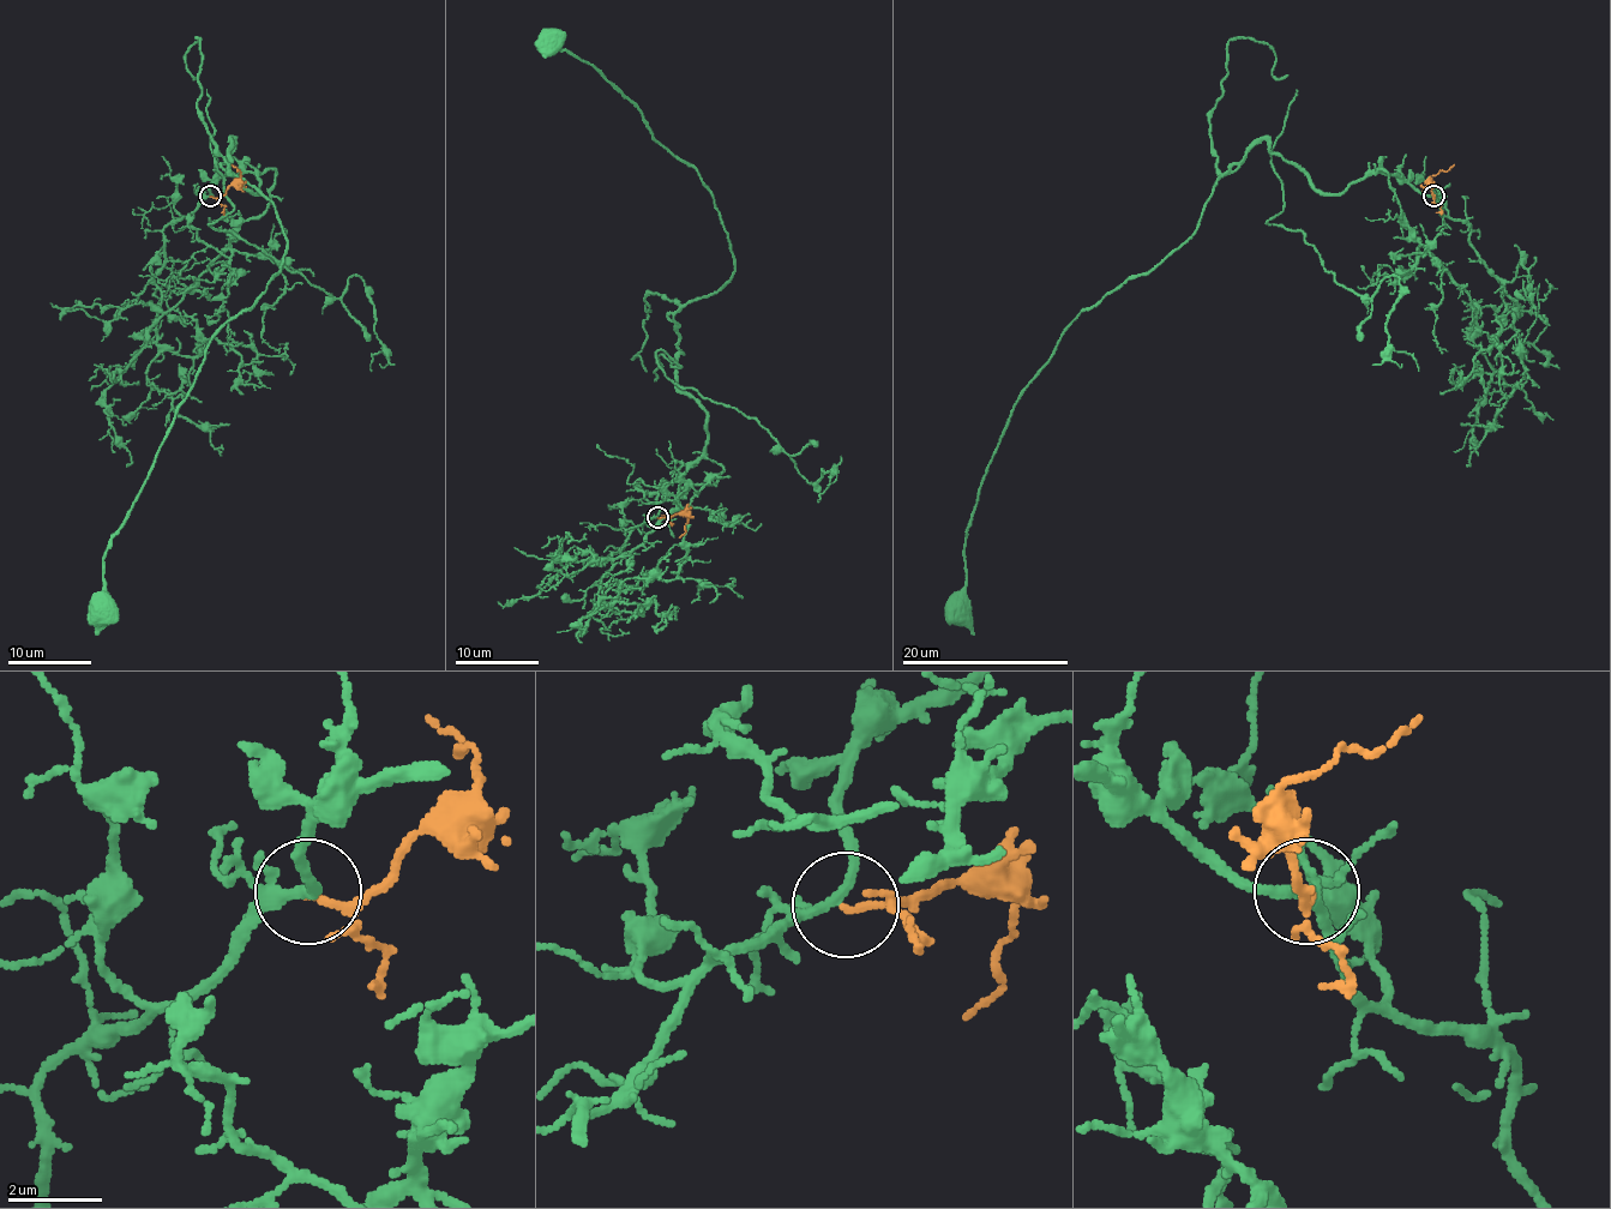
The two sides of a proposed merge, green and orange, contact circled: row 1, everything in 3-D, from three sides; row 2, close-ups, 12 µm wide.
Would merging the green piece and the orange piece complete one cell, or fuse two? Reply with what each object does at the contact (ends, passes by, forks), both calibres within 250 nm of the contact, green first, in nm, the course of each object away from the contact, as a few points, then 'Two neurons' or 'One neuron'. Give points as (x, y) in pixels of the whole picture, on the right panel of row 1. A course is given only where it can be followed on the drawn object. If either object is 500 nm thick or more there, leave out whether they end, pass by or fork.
At the ring green forks. At the ring orange ends. Thickness 190 nm (green) against 140 nm. Course of green: (1434, 196), (1371, 173), (1327, 194), (1260, 140), (1219, 180), (1016, 403), (965, 539), (973, 635). Course of orange: (1434, 196), (1434, 175), (1454, 164). One neuron

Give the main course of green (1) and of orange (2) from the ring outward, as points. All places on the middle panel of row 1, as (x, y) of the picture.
1: (657, 517), (708, 435), (677, 385), (674, 314), (726, 283), (731, 241), (697, 170), (607, 79), (542, 56)
2: (657, 517), (686, 517), (685, 531), (678, 537)

